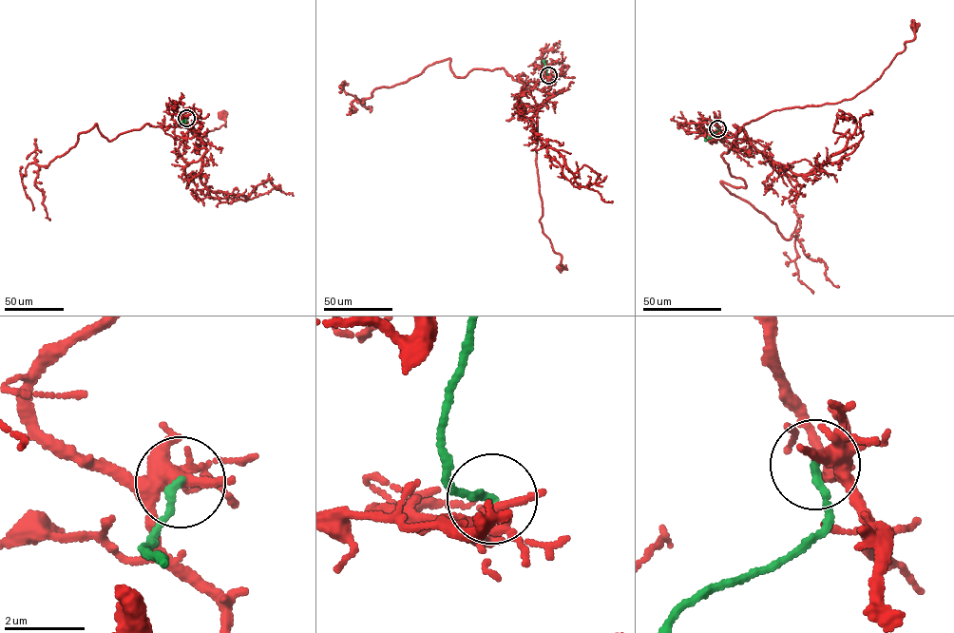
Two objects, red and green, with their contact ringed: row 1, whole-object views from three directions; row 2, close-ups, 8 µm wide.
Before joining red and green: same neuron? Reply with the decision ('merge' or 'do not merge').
do not merge

